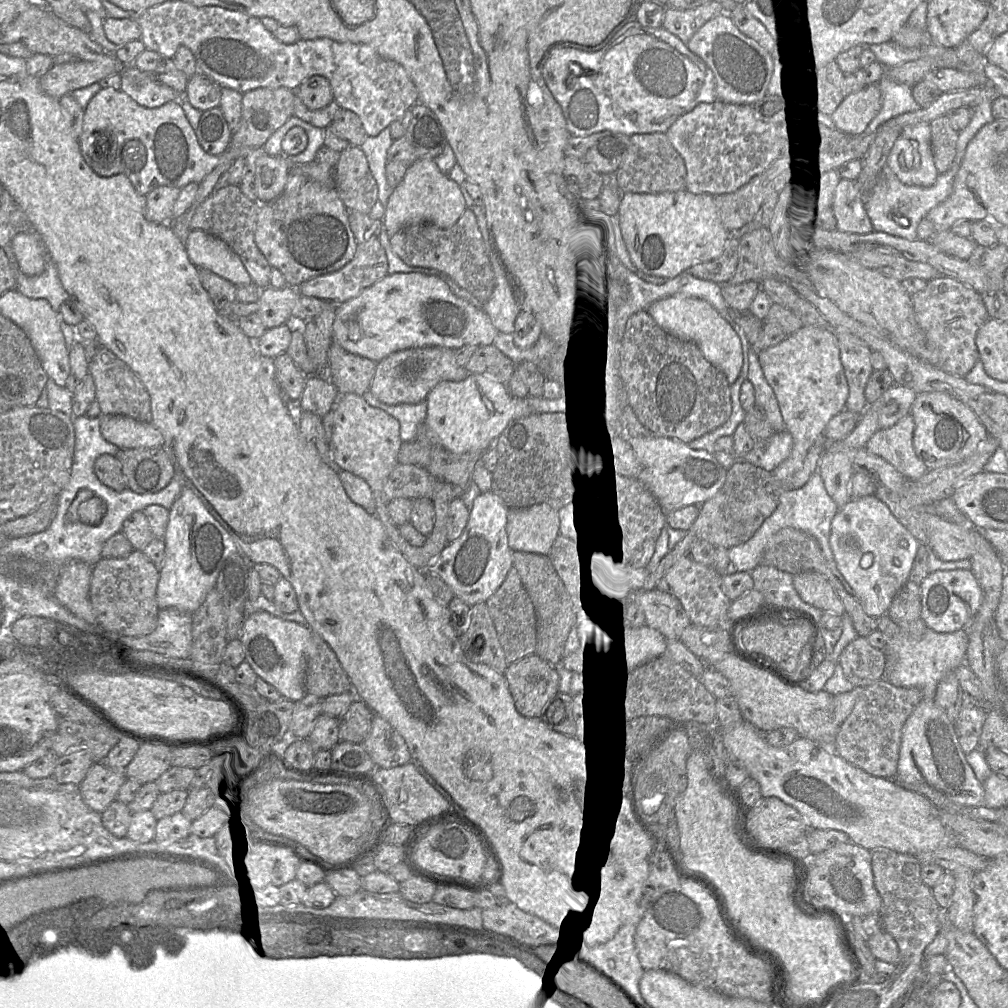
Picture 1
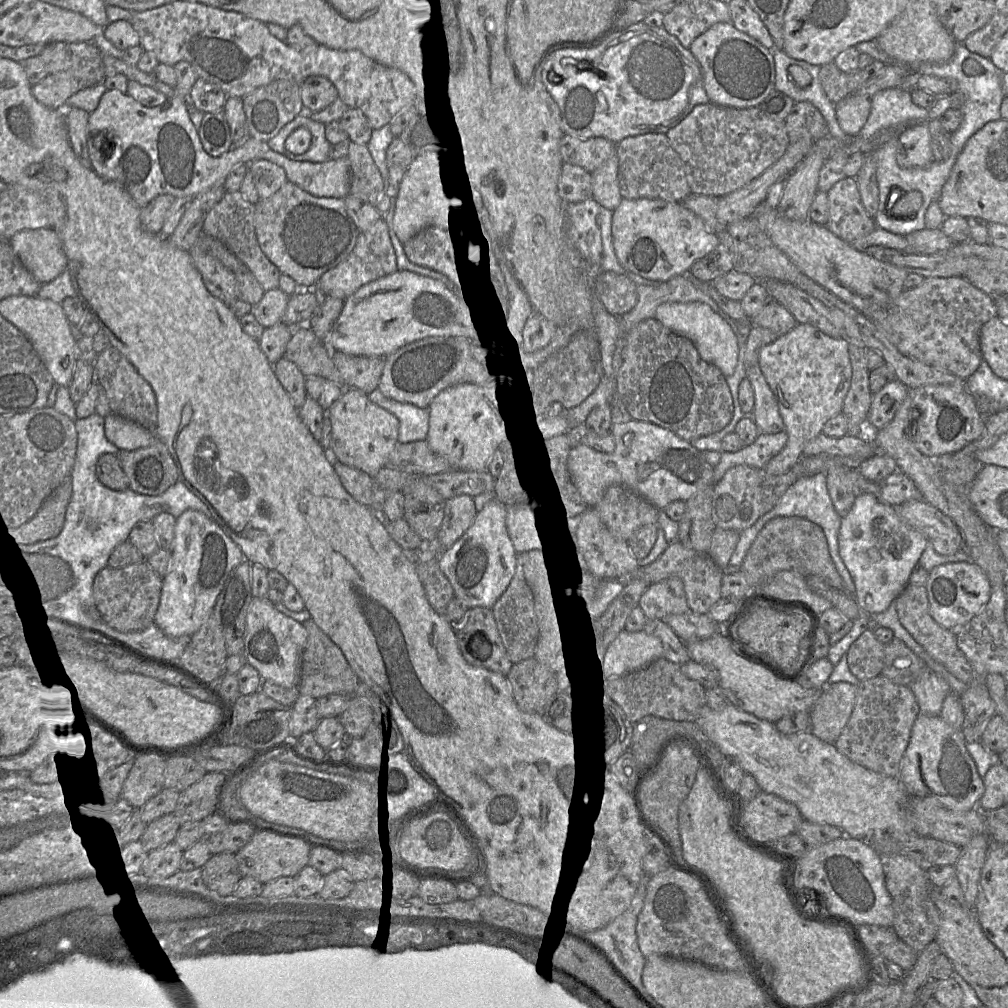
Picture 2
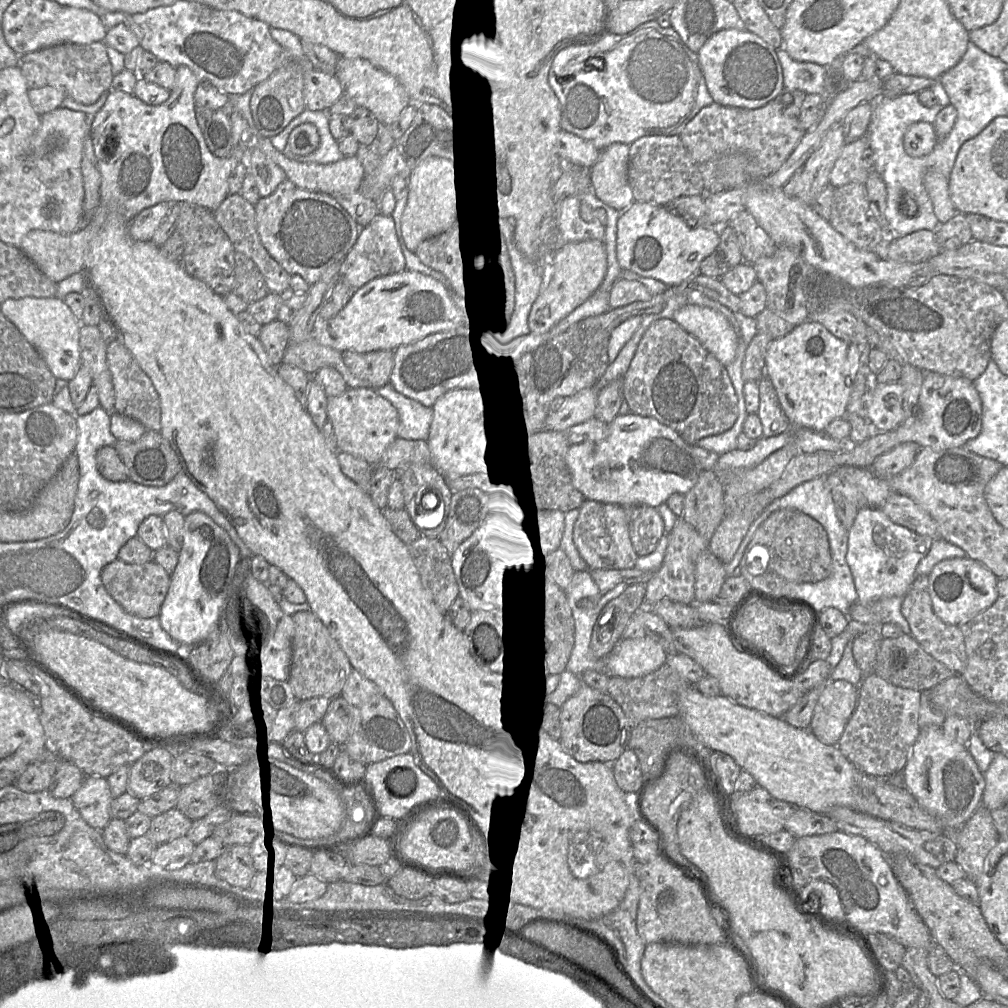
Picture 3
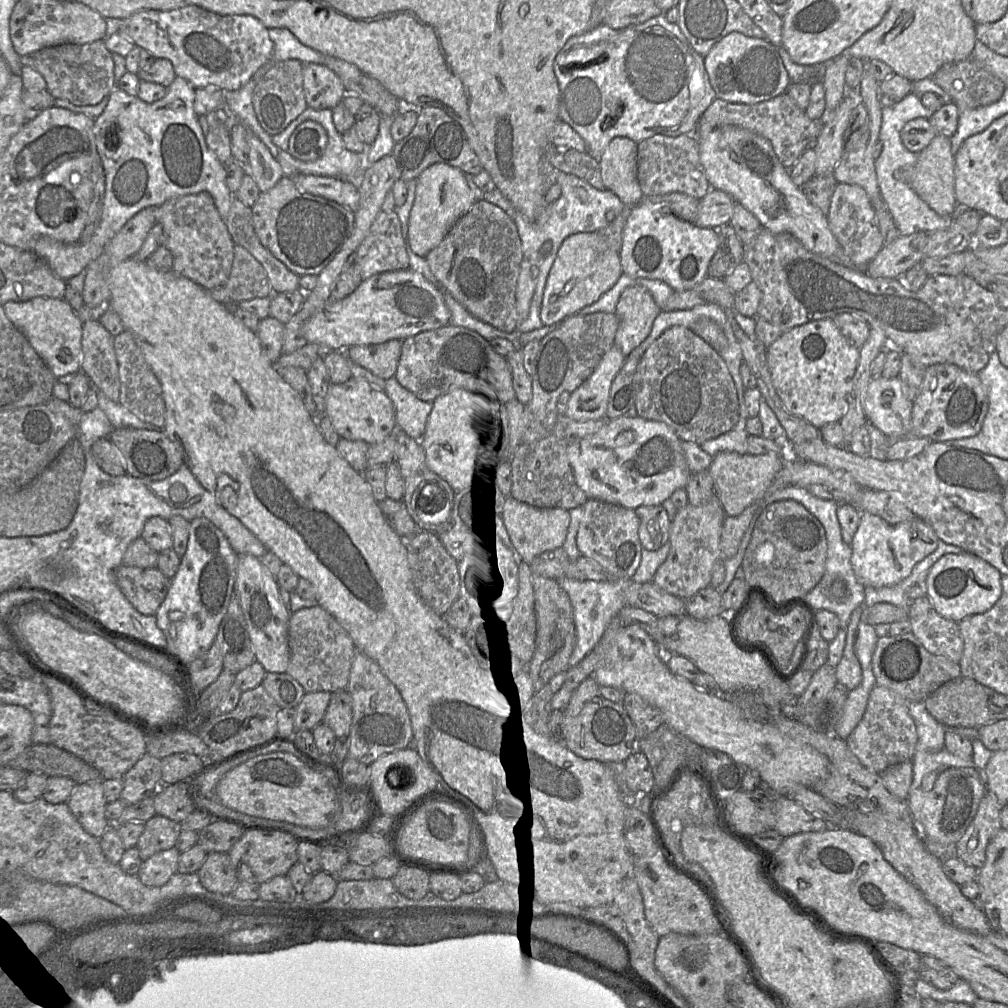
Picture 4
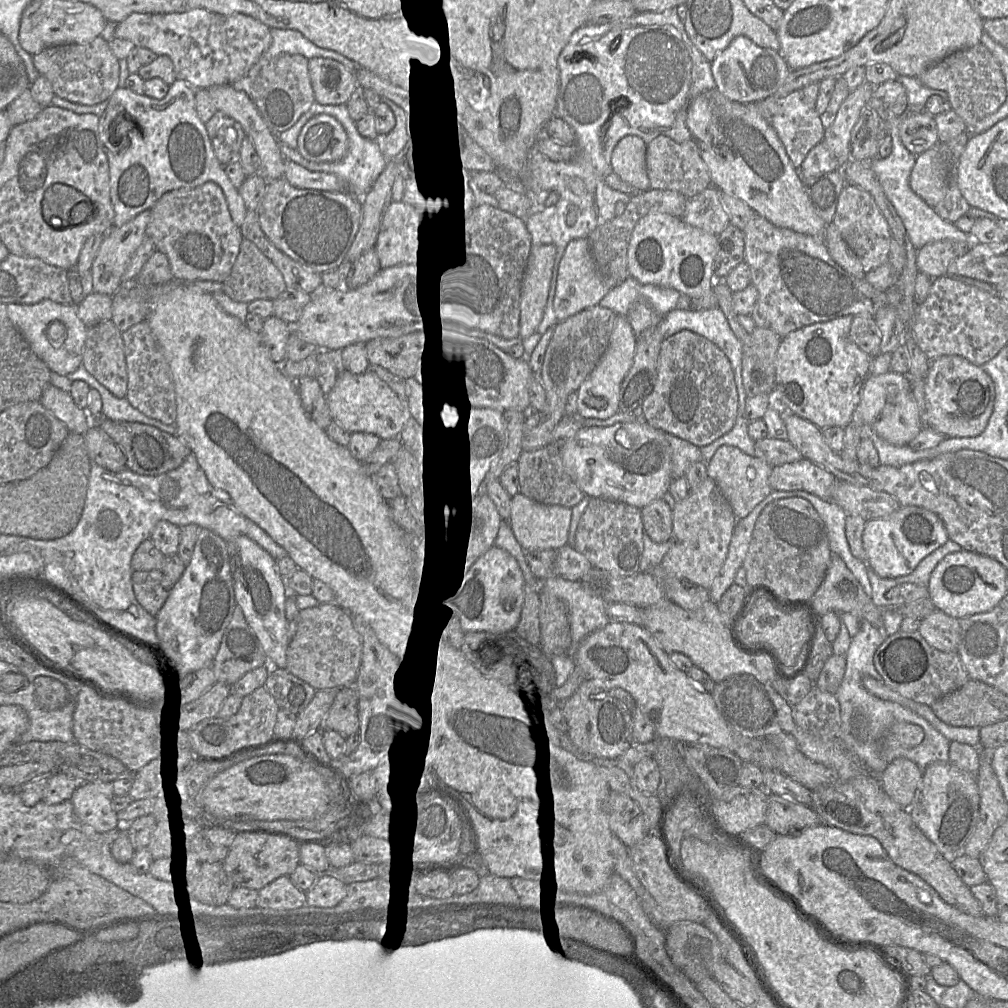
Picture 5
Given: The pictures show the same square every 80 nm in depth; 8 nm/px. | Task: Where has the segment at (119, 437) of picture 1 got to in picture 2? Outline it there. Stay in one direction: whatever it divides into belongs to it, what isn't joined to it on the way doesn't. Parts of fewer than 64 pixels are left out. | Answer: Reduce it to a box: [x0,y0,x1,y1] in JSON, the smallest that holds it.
[104,413,155,450]

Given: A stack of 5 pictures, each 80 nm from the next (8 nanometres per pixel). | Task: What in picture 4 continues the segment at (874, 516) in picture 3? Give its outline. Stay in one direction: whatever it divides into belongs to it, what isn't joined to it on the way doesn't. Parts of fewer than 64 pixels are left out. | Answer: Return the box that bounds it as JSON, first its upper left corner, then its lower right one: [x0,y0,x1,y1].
[850,512,938,587]

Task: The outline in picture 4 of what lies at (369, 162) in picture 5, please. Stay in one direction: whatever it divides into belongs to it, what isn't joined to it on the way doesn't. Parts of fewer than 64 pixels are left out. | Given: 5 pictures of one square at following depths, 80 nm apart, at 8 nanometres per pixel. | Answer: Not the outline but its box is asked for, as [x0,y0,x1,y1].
[272,106,372,188]

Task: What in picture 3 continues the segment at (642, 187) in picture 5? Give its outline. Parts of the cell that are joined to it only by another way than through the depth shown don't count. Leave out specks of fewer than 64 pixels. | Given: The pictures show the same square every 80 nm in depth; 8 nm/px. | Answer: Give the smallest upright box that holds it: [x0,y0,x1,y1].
[591,143,635,211]

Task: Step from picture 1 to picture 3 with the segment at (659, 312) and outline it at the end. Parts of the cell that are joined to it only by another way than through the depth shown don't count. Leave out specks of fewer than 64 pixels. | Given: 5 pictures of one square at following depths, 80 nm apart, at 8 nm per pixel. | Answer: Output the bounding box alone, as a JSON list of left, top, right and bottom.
[672,304,738,366]

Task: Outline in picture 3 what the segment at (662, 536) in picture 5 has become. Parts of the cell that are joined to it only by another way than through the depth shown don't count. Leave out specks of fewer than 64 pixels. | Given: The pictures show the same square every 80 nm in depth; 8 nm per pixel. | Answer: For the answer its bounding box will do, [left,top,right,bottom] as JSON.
[629,506,665,557]

